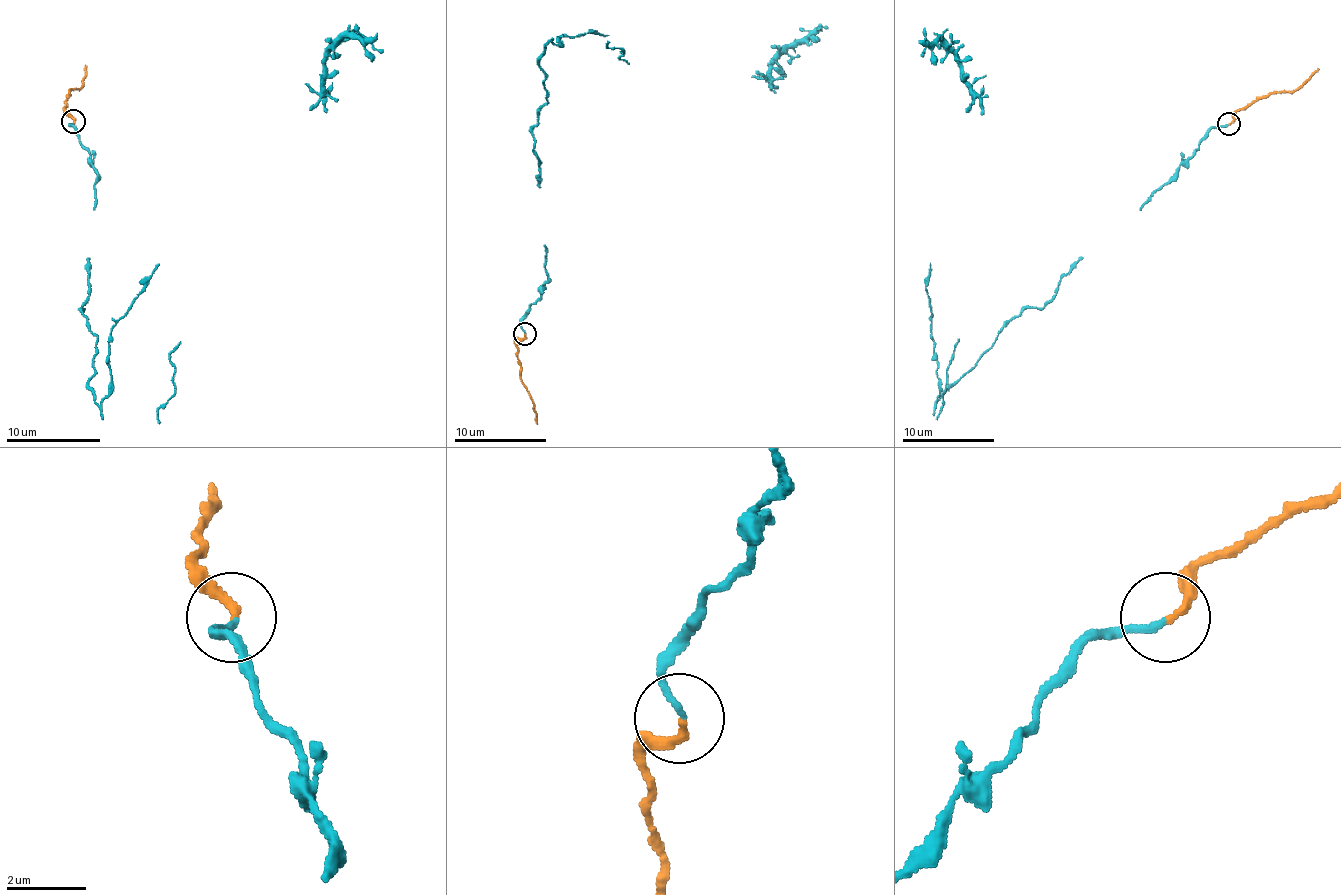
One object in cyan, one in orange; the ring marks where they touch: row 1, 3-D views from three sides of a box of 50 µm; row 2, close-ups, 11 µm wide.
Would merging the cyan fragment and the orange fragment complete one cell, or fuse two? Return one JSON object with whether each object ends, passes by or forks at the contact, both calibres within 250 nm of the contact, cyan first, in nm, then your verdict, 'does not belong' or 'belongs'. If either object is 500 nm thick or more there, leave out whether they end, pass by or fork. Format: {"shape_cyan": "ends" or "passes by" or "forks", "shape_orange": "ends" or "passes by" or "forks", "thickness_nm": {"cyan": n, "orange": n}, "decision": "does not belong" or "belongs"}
{"shape_cyan": "ends", "shape_orange": "ends", "thickness_nm": {"cyan": 150, "orange": 220}, "decision": "belongs"}

